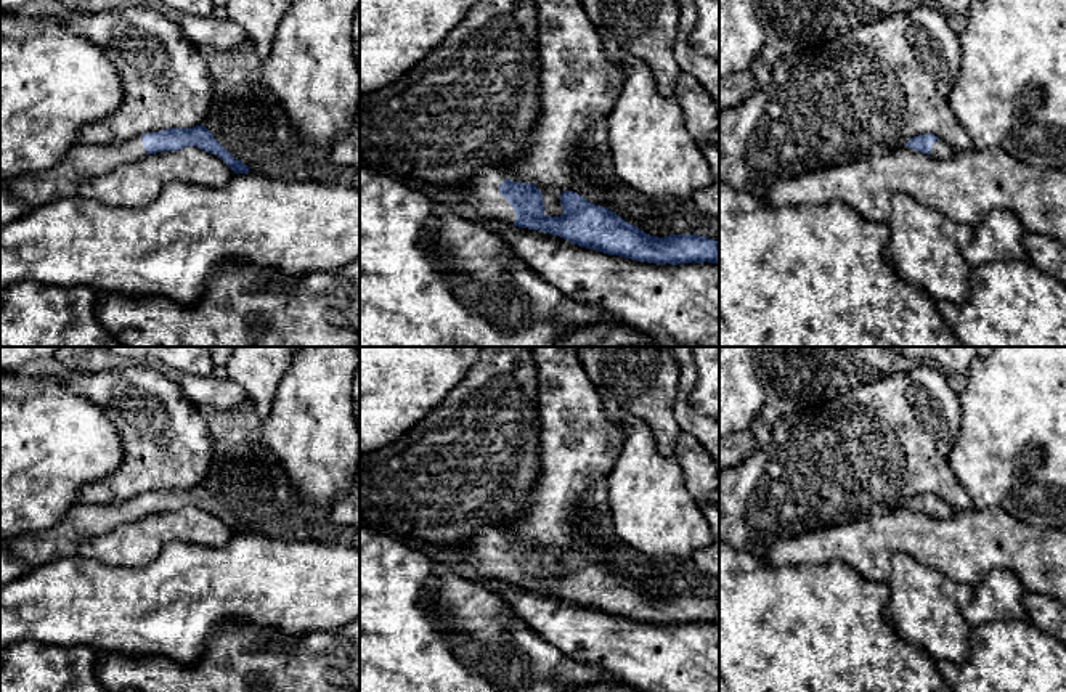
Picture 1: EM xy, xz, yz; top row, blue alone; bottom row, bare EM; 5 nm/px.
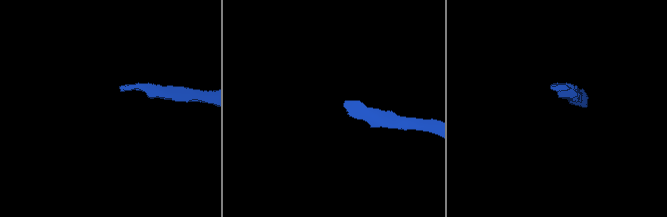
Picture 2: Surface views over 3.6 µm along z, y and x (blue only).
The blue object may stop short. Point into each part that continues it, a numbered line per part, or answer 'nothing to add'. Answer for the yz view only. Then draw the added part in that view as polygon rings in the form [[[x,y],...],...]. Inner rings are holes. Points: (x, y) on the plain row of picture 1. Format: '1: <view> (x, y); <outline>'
1: yz (939, 509); [[[936,499],[931,506],[930,515],[936,519],[949,519],[954,514],[954,507],[941,499]]]

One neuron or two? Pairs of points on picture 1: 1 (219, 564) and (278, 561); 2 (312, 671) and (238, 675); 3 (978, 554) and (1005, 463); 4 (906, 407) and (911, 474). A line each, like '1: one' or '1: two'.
1: one
2: one
3: two
4: one

